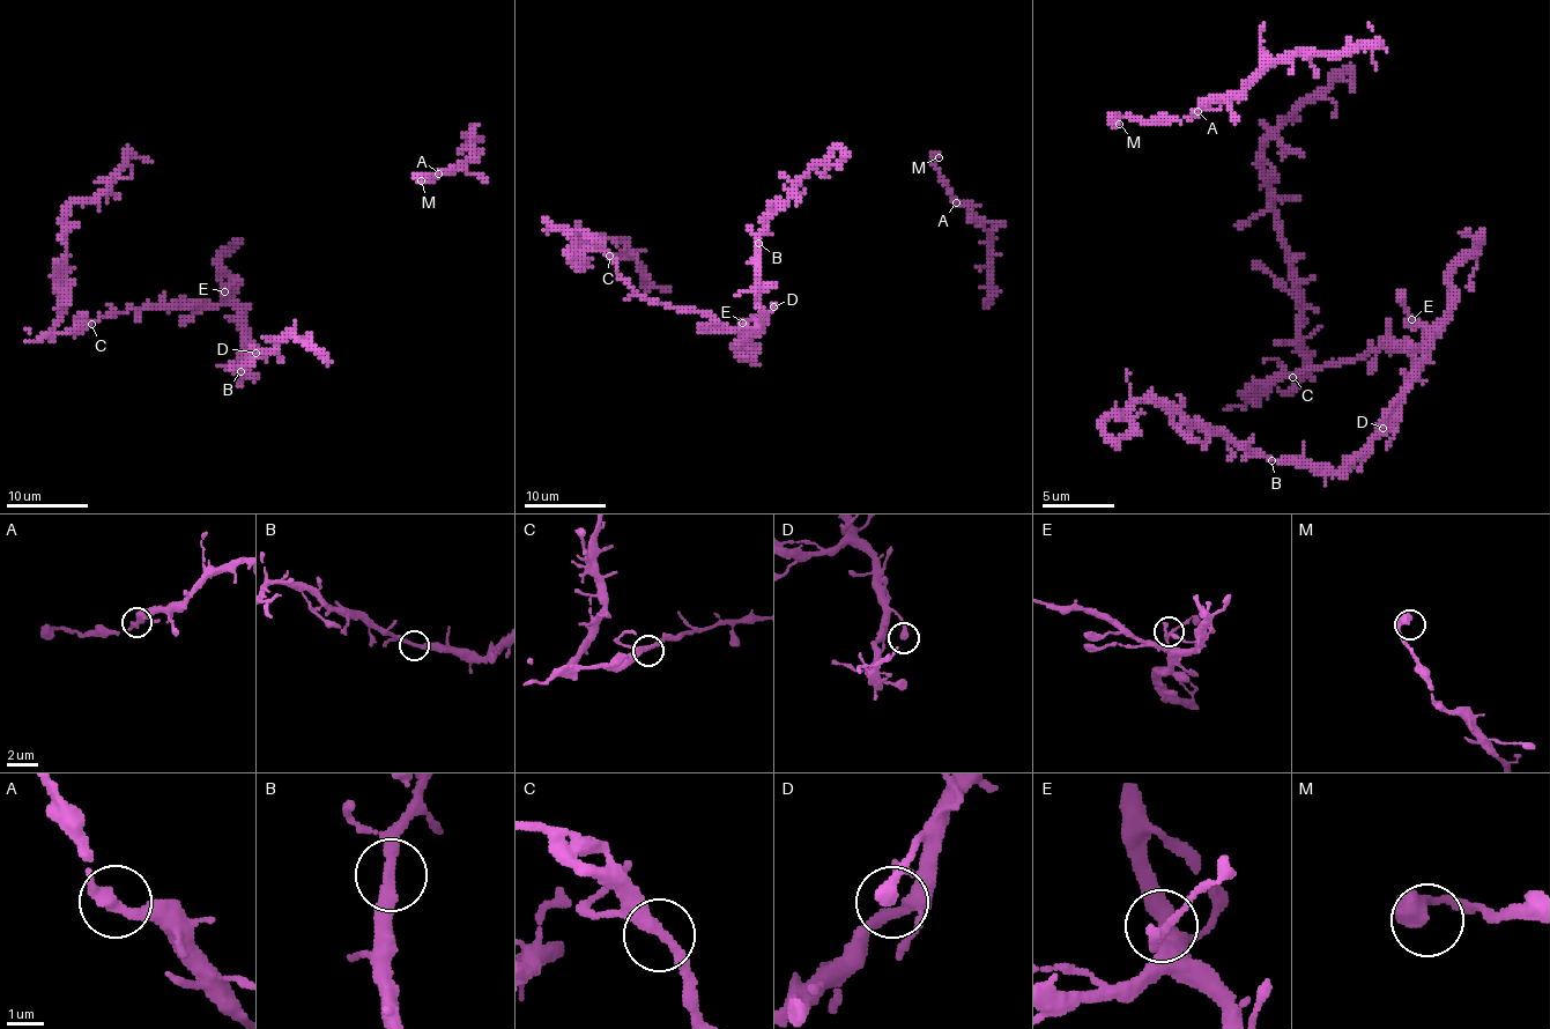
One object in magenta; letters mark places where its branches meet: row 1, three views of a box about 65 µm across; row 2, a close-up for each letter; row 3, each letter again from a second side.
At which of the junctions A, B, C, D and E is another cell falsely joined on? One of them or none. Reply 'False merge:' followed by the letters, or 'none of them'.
False merge: none of them

